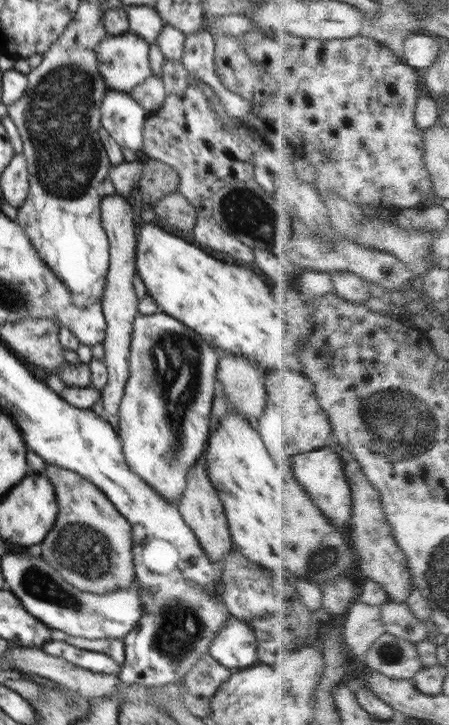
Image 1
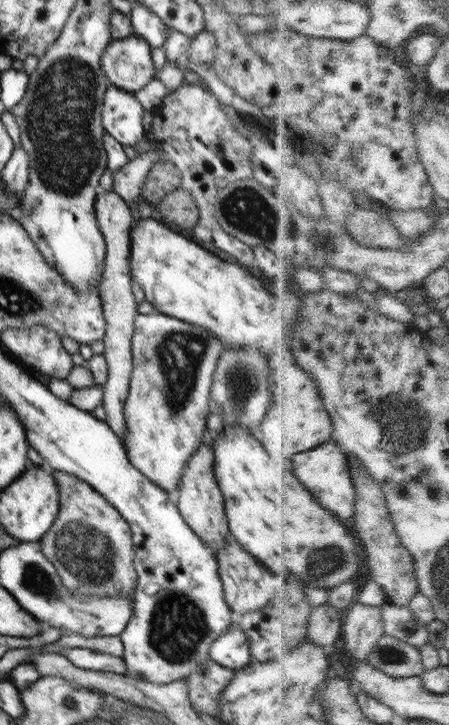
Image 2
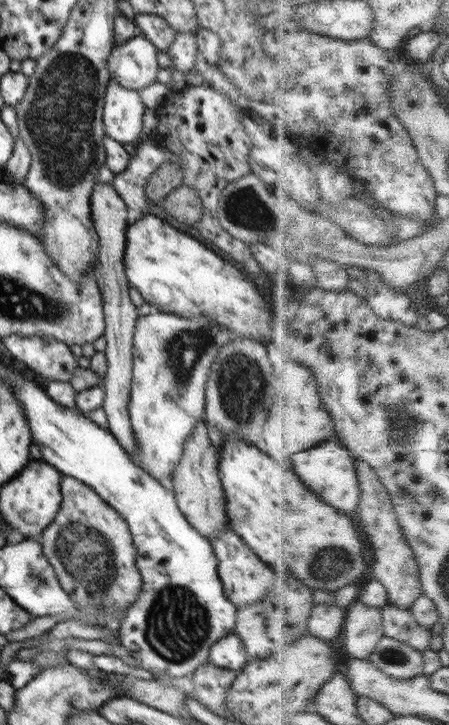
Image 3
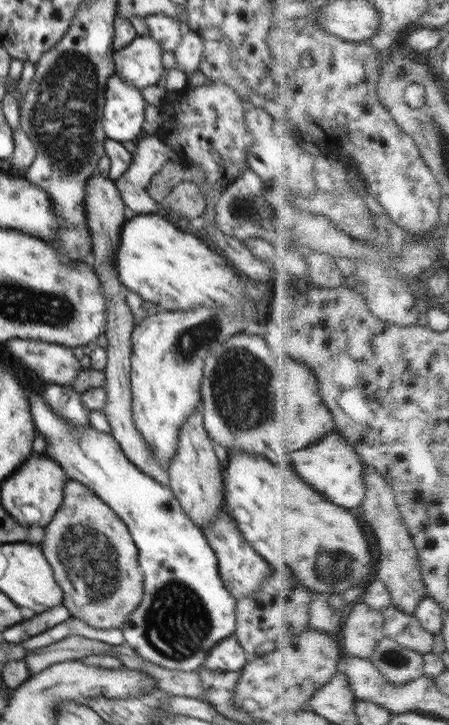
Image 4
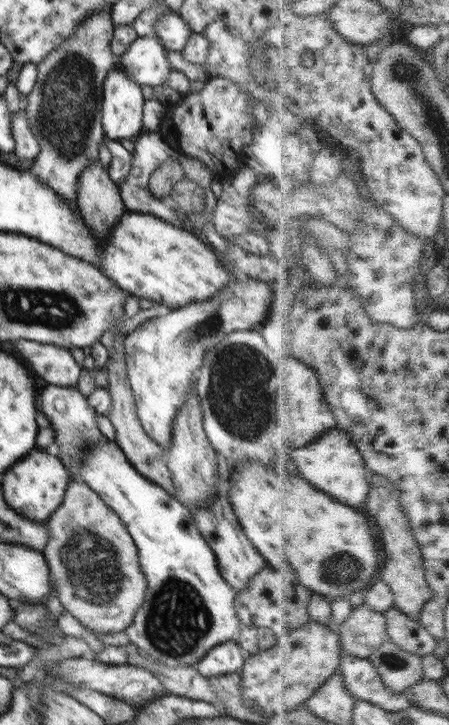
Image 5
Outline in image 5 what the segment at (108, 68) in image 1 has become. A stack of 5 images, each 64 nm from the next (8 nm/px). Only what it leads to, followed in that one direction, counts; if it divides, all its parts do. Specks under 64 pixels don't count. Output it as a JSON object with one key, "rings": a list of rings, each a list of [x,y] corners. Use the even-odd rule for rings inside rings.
{"rings":[[[156,36],[138,37],[117,57],[117,68],[136,84],[167,84],[172,70],[167,54],[170,50]]]}

